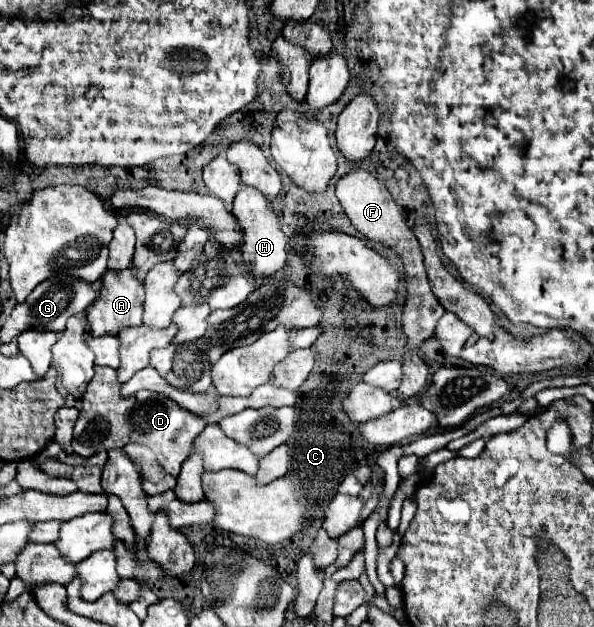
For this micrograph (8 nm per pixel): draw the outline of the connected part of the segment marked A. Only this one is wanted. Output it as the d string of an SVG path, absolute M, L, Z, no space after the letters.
M128 268L120 274L106 272L100 298L86 310L90 334L92 336L116 336L120 332L120 328L140 326L142 324L142 306L144 306L144 288L136 280L132 268Z

